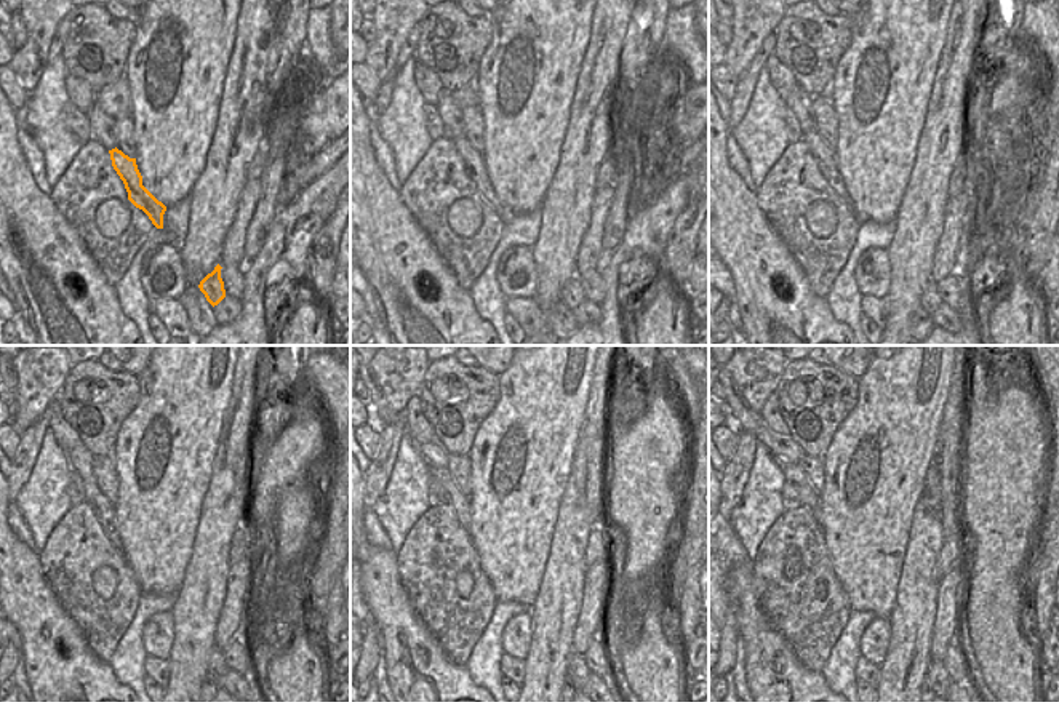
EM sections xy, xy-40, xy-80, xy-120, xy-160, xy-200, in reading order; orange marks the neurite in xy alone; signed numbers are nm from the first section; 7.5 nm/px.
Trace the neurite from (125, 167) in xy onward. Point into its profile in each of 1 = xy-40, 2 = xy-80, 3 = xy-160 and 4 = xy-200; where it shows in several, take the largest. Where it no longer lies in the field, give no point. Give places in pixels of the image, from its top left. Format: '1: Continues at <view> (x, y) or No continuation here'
1: Continues at xy-40 (472, 160)
2: Continues at xy-80 (826, 159)
3: Continues at xy-160 (451, 494)
4: Continues at xy-200 (810, 498).

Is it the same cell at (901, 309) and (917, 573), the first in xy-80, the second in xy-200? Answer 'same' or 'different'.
same

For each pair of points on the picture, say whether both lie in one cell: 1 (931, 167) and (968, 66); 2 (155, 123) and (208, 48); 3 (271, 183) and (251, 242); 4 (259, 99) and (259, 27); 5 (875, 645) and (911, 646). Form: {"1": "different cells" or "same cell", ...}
{"1": "same cell", "2": "same cell", "3": "same cell", "4": "same cell", "5": "different cells"}

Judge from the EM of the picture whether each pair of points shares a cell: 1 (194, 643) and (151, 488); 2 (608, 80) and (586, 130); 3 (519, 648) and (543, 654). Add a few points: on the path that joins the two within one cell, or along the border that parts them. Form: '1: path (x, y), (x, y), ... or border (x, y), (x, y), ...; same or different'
1: border (192, 554), (176, 595); different
2: path (605, 93), (595, 117); same
3: border (528, 613), (531, 637), (528, 654), (523, 659); different

